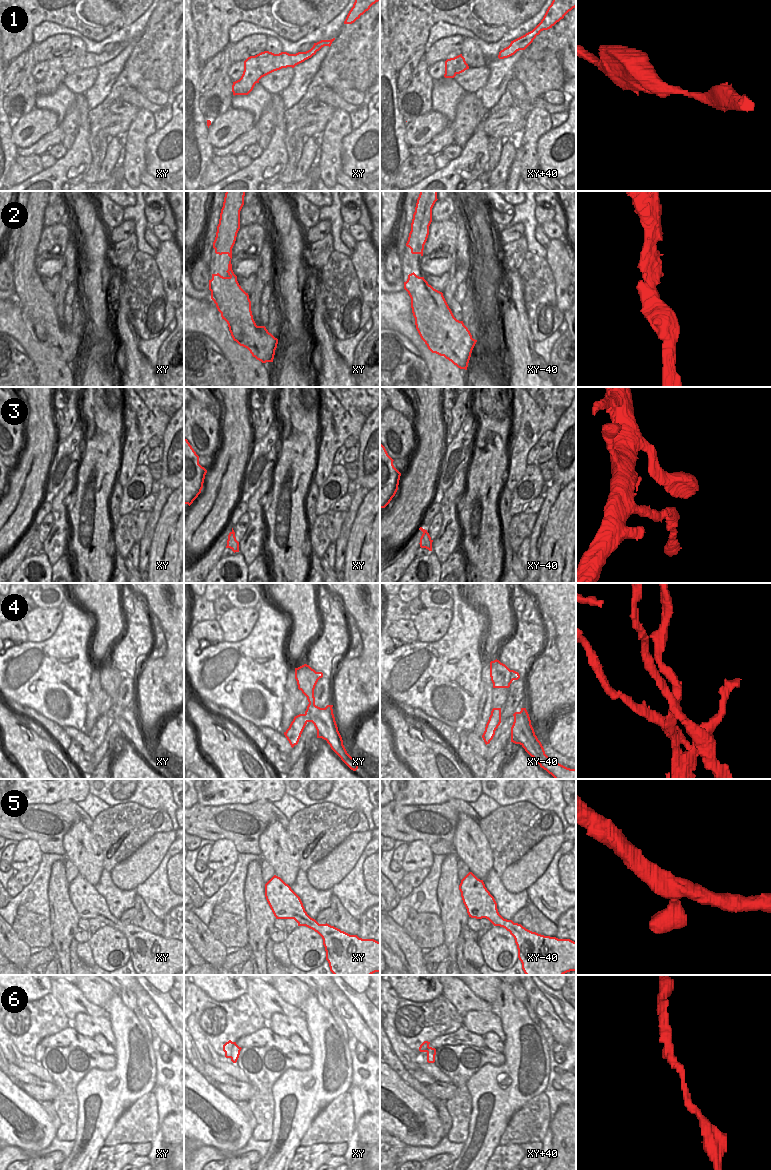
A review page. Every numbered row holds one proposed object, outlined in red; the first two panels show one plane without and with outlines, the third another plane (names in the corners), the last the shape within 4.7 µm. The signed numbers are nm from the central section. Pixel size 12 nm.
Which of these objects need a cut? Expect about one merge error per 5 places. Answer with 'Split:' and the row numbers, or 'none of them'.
Split: 3, 4

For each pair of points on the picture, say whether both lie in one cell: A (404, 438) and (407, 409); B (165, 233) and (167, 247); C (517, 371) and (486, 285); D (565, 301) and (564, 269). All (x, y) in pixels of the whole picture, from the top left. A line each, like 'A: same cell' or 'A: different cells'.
A: different cells
B: different cells
C: different cells
D: same cell

